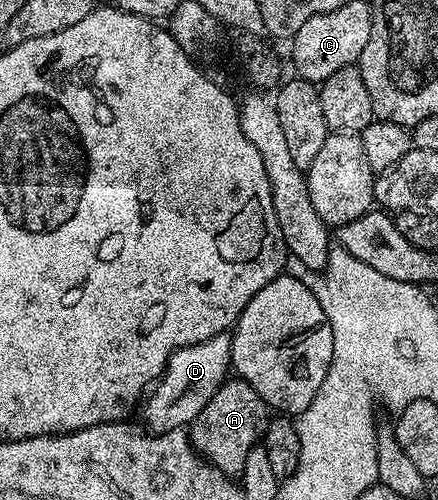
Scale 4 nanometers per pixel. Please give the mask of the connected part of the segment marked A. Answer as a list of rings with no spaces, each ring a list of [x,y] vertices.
[[[226,380],[207,400],[207,408],[188,427],[189,441],[204,461],[226,476],[240,476],[243,464],[247,464],[247,452],[265,437],[271,417],[270,407],[251,388],[251,384],[240,380]]]

